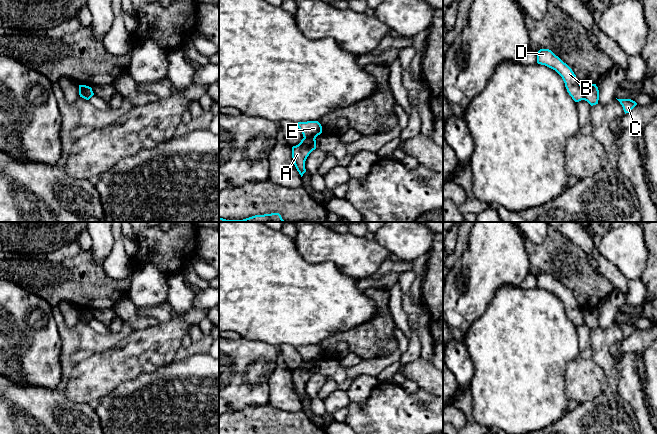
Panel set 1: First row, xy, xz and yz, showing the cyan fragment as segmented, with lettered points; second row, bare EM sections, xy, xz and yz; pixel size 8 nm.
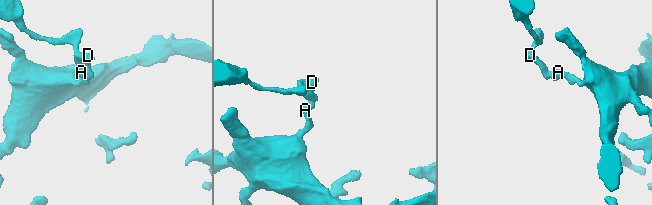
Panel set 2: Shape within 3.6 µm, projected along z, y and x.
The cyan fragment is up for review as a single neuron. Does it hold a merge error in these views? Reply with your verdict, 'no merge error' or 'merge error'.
merge error

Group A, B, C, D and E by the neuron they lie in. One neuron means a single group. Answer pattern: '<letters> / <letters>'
A C / B D E

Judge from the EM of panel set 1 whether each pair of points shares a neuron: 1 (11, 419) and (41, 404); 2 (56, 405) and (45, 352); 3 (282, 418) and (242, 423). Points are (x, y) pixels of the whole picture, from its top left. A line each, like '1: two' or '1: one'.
1: one
2: two
3: one

